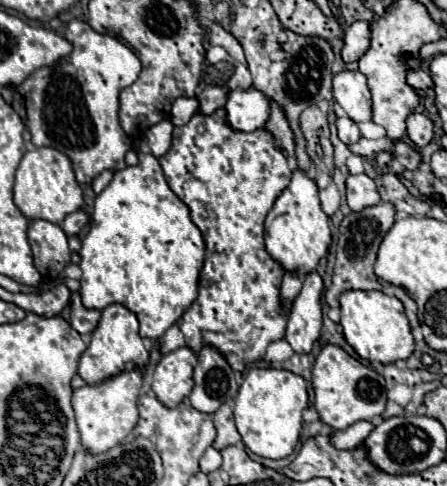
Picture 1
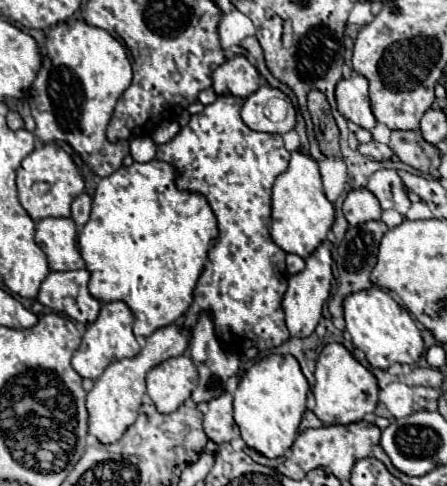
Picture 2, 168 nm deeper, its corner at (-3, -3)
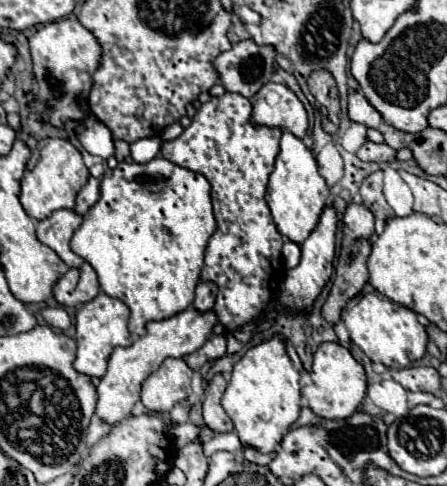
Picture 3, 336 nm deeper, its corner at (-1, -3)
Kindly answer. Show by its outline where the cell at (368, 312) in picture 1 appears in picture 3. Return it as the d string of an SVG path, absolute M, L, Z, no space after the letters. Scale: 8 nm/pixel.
M359 293L353 297L341 315L341 321L347 325L351 341L375 363L383 363L389 369L401 369L409 367L411 363L419 361L425 355L427 347L427 333L425 327L419 325L417 315L397 305L389 299L381 299L375 293Z

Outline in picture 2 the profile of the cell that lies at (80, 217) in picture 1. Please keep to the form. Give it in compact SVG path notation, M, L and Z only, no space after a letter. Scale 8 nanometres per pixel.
M81 193L71 205L71 217L79 227L83 227L89 215L91 215L91 197L87 193Z

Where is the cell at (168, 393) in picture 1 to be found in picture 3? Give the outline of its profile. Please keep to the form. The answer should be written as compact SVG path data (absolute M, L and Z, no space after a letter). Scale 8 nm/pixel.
M165 359L161 367L143 381L141 401L153 413L165 413L191 393L191 369L183 359Z

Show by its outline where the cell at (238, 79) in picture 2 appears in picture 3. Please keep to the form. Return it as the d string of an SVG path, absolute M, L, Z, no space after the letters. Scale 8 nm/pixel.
M251 39L237 41L225 53L221 53L213 65L219 73L221 85L231 93L253 97L261 85L273 75L275 51L273 47L259 47Z

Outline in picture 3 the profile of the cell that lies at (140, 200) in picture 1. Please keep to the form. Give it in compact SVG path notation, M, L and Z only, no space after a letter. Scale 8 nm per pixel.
M155 157L143 165L123 161L111 175L101 179L101 197L83 215L83 223L71 239L71 249L97 271L101 291L109 297L121 299L129 307L130 333L143 336L149 321L169 319L191 307L203 267L205 247L217 227L209 191L211 185L201 173L183 169L163 157Z

